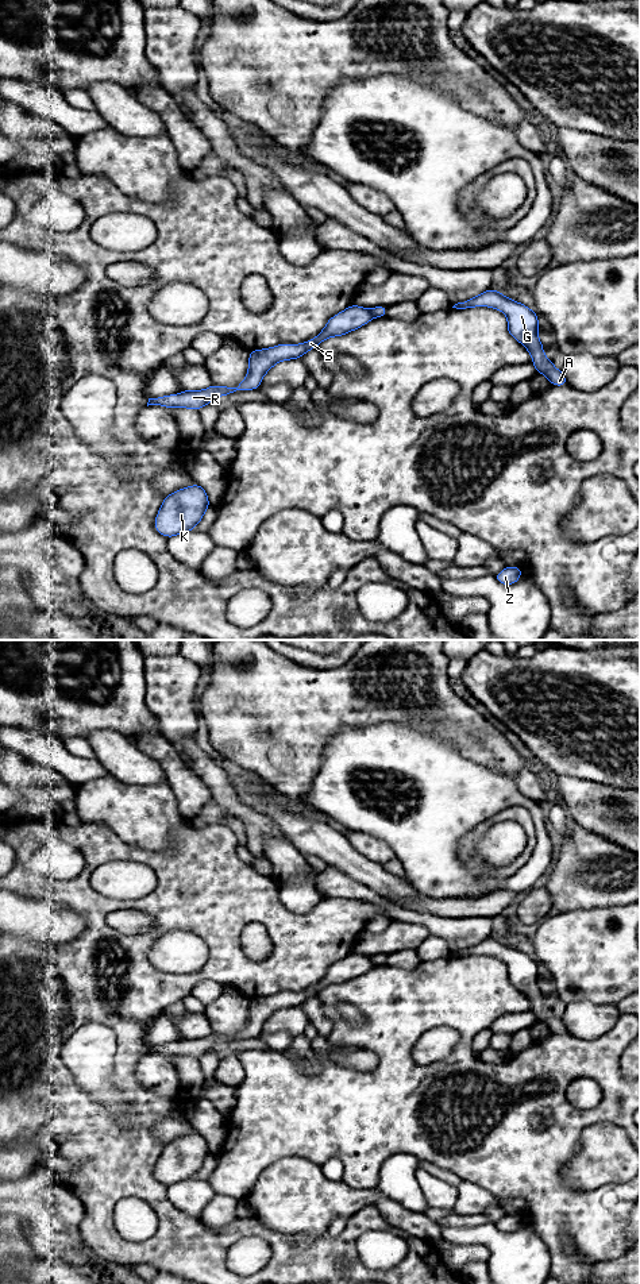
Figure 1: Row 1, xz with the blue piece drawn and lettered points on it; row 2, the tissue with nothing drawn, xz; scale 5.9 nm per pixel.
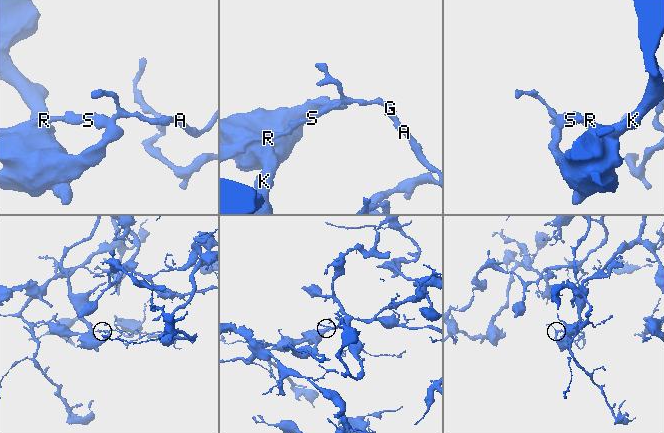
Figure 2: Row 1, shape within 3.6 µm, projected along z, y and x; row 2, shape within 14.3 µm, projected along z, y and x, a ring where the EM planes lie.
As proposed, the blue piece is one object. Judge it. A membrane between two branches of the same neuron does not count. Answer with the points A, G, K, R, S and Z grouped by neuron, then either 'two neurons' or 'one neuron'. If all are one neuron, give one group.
A G K Z / R S; two neurons

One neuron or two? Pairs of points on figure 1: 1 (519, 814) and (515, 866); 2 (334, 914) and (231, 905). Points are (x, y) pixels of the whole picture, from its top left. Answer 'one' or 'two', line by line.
1: one
2: one

